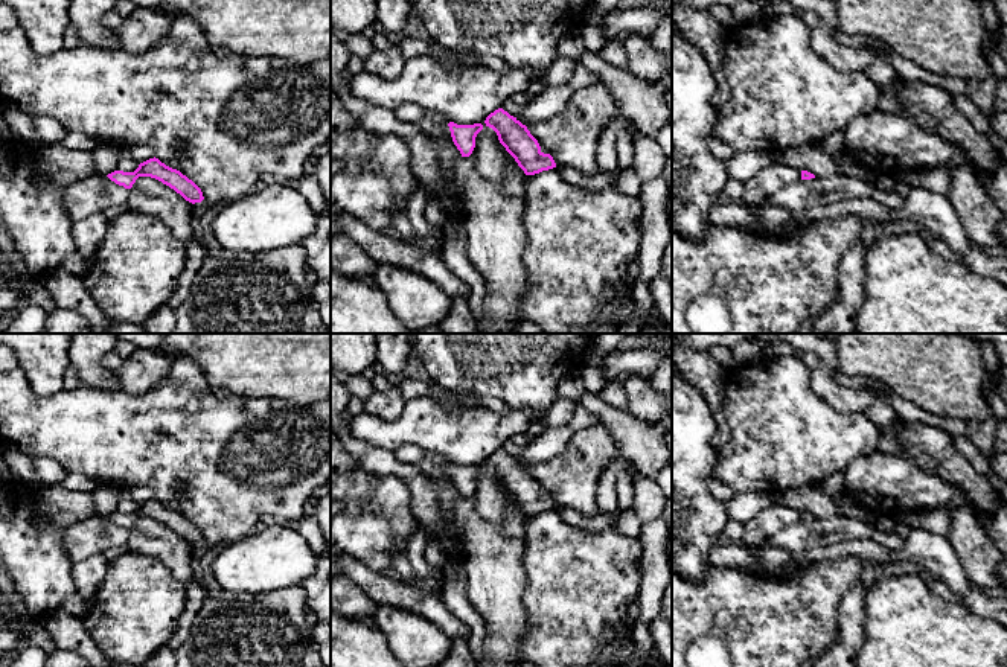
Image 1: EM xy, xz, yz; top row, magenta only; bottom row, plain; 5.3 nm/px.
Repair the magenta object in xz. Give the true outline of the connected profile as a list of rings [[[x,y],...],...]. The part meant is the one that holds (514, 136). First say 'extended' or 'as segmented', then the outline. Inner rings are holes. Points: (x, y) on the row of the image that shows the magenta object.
as segmented | [[[503,108],[491,113],[484,123],[497,132],[500,143],[526,175],[556,168],[553,157],[541,151],[538,140],[530,134],[527,126]]]

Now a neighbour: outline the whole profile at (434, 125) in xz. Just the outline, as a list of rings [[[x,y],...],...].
[[[428,110],[428,113],[414,122],[417,131],[427,134],[437,143],[439,163],[449,180],[454,180],[457,160],[462,157],[460,151],[452,142],[449,123],[443,114]]]

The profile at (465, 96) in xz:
[[[422,55],[405,59],[395,79],[382,79],[364,70],[353,75],[350,91],[375,107],[396,110],[413,102],[443,114],[457,125],[474,125],[486,120],[516,93],[527,91],[532,81],[544,79],[545,72],[518,67],[497,72],[486,65],[446,70],[428,55]]]

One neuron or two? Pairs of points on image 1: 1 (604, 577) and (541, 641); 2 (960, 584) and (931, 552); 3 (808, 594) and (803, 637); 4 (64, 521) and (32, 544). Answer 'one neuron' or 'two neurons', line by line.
1: one neuron
2: one neuron
3: one neuron
4: two neurons

